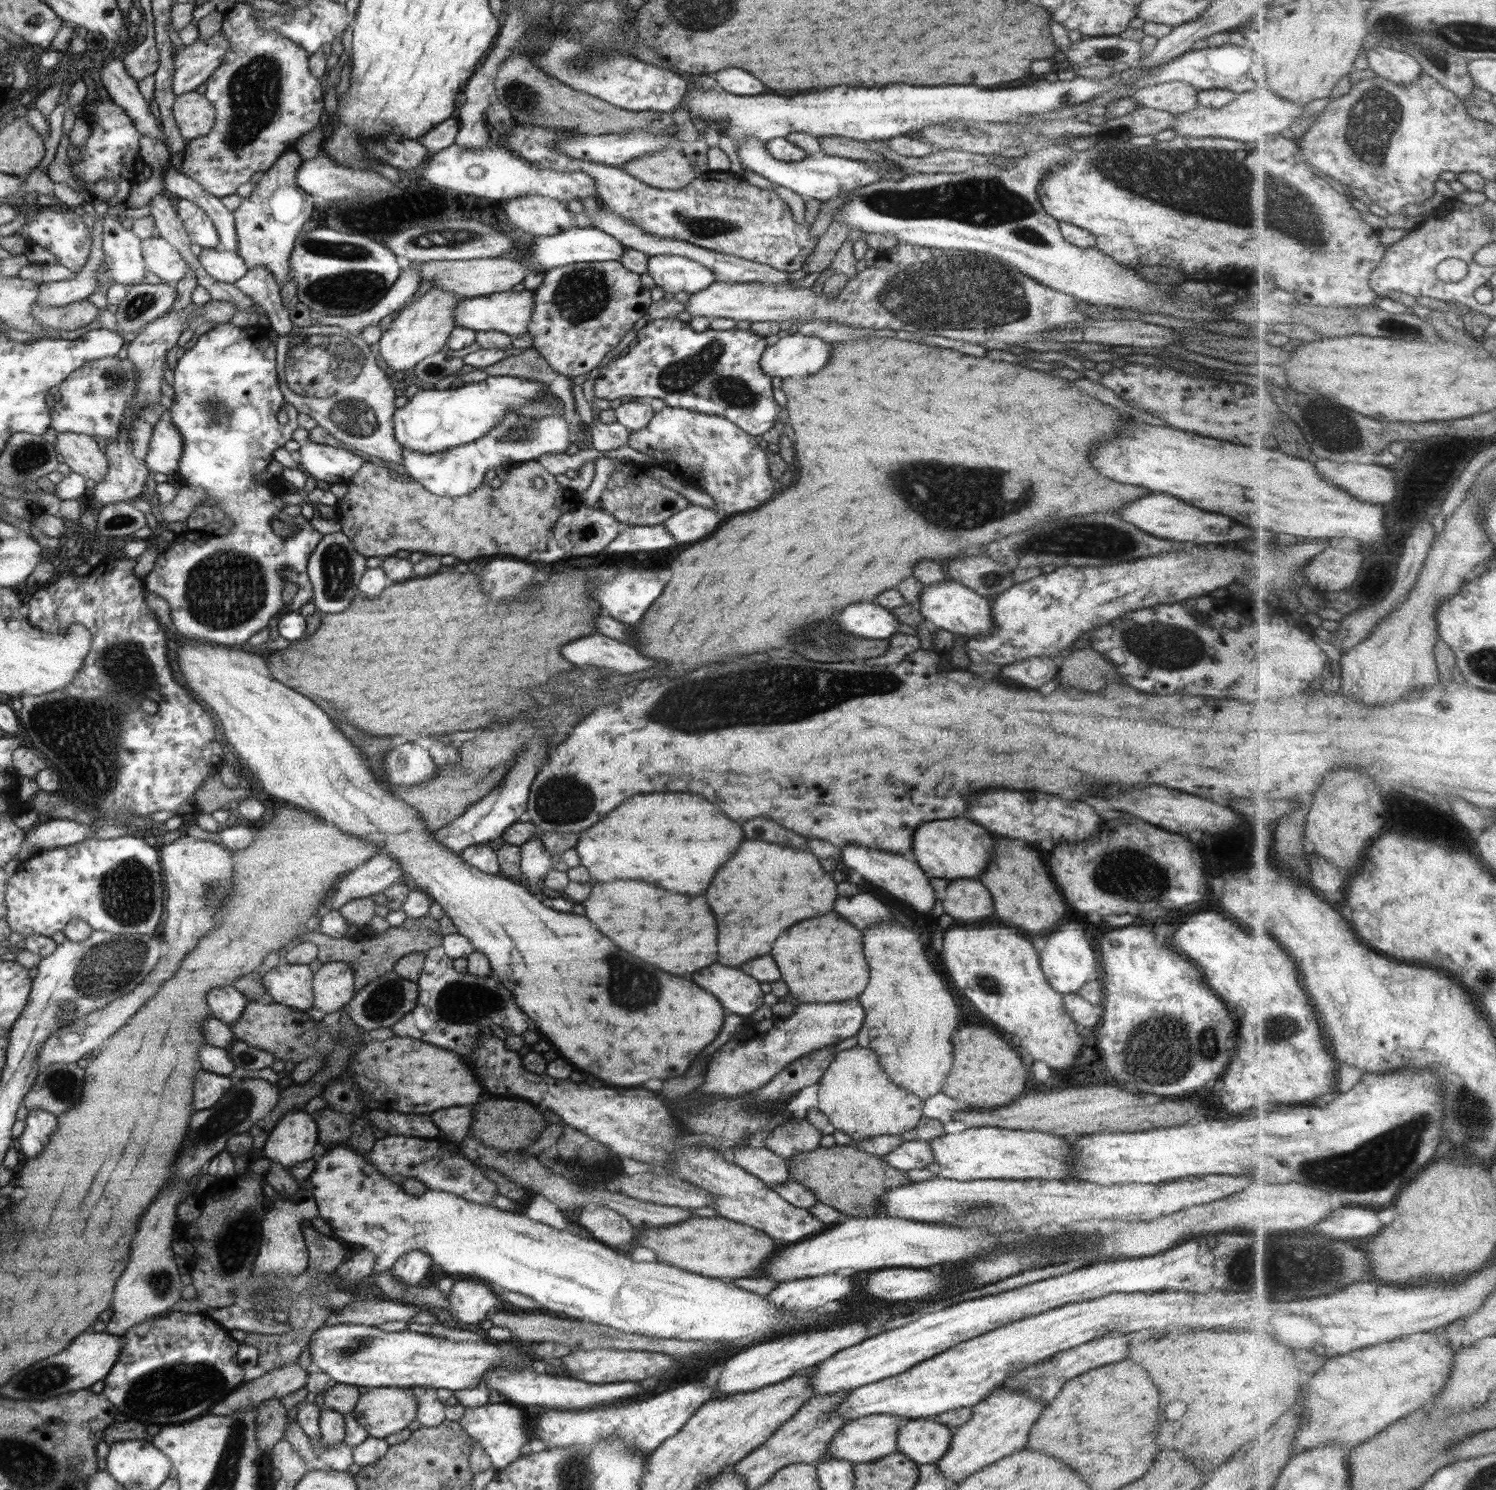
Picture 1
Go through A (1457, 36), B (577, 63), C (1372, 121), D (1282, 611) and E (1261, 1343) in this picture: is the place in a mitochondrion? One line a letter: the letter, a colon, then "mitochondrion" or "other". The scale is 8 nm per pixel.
A: mitochondrion
B: mitochondrion
C: mitochondrion
D: other
E: other

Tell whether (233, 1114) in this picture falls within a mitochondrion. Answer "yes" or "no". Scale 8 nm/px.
yes

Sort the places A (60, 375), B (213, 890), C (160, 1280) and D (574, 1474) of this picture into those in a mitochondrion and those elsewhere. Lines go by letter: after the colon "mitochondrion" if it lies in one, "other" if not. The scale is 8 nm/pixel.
A: other
B: mitochondrion
C: mitochondrion
D: mitochondrion

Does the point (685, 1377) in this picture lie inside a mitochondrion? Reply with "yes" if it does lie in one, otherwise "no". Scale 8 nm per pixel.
no

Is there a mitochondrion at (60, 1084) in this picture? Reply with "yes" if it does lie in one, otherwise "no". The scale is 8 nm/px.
yes

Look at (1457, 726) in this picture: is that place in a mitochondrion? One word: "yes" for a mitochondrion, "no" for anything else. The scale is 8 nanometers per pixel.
no

